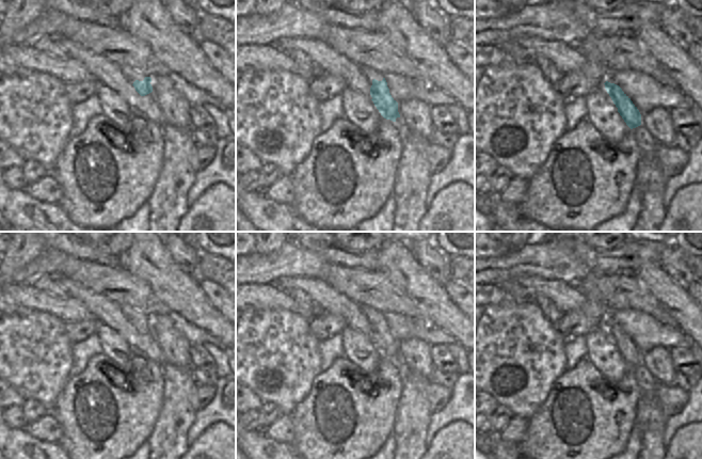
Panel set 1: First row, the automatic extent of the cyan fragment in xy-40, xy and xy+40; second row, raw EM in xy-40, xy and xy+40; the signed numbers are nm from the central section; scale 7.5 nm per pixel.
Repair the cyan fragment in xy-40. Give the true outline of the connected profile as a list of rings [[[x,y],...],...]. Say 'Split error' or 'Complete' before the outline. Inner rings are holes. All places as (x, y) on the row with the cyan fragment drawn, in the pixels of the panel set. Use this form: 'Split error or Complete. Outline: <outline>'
Split error. Outline: [[[121,66],[121,72],[135,89],[135,91],[141,95],[145,96],[153,92],[153,86],[150,84],[151,78],[139,73],[130,66]]]

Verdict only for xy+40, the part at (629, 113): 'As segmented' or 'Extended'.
Extended

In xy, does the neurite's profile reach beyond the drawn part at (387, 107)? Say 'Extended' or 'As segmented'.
Extended

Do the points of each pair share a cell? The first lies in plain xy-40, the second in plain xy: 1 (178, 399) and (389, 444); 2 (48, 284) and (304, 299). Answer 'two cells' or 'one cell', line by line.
1: two cells
2: one cell

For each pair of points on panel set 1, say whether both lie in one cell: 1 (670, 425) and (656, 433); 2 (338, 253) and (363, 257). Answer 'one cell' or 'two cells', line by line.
1: two cells
2: one cell

